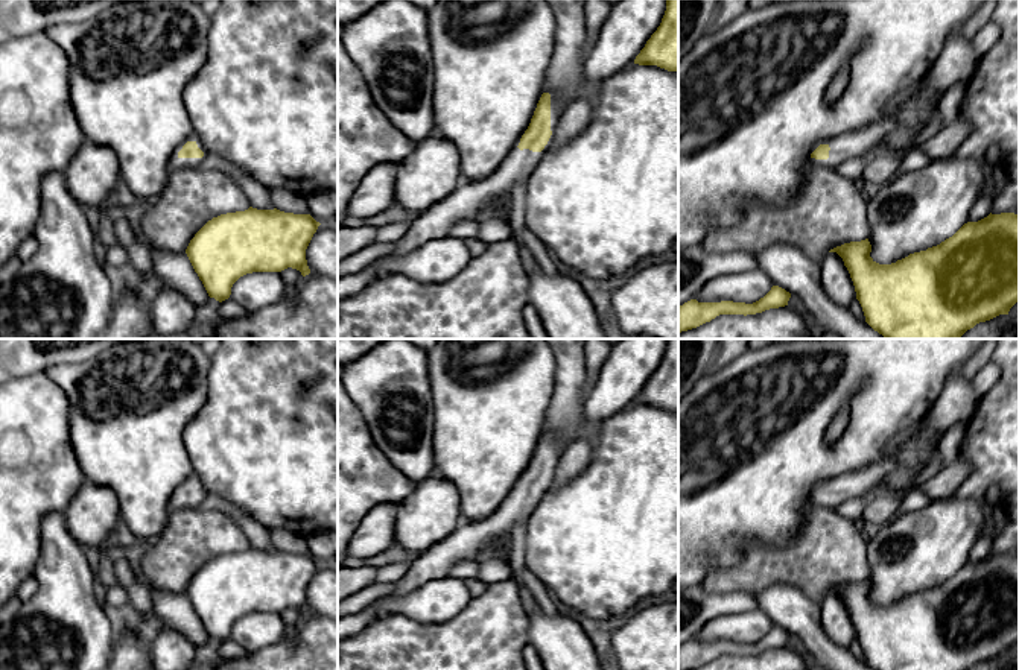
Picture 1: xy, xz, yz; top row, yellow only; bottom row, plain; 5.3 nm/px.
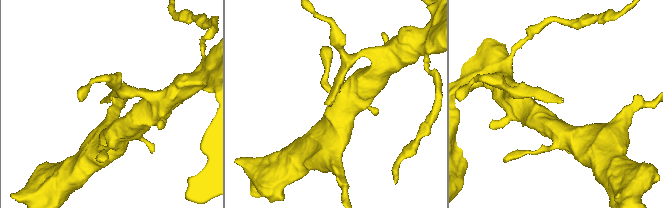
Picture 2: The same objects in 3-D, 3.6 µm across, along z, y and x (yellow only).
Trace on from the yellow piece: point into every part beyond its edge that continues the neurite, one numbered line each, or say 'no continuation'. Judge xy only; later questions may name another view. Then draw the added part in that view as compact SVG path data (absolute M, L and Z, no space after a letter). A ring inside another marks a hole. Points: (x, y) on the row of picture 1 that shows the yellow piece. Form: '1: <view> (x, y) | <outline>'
1: xy (175, 163) | M193 132L170 155L169 169L172 172L172 170L178 170L178 169L198 167L207 155L208 155L208 152L205 150L204 144L201 143L201 138ZM187 141L195 141L198 144L198 147L204 152L204 156L202 158L179 158L178 152L183 149L183 146Z

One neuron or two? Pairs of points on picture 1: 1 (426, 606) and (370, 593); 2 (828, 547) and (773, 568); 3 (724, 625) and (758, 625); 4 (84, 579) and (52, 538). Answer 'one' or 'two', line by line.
1: two
2: one
3: one
4: one

